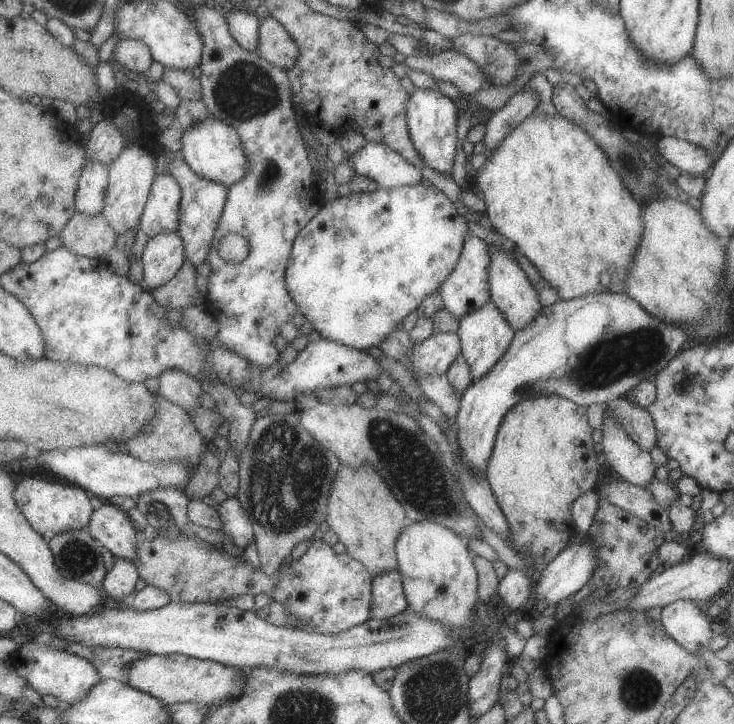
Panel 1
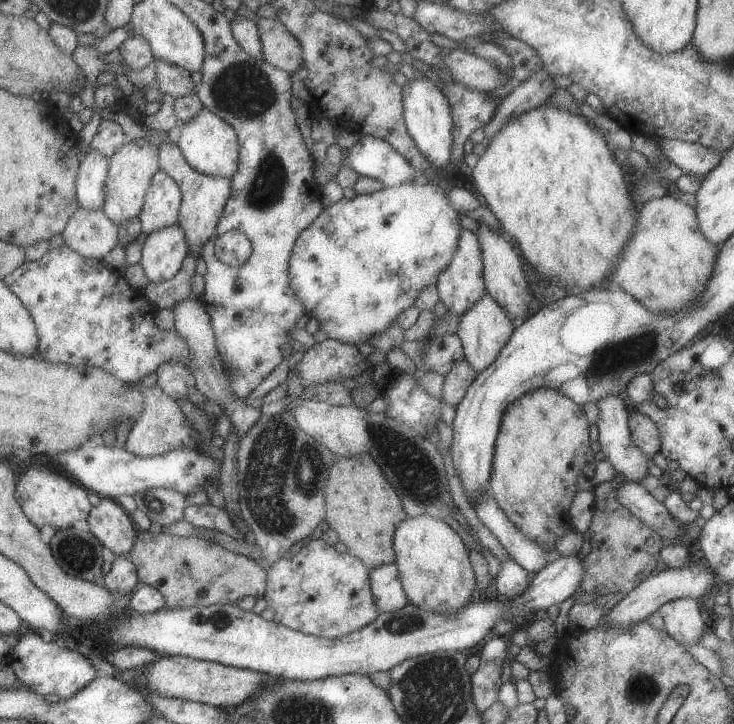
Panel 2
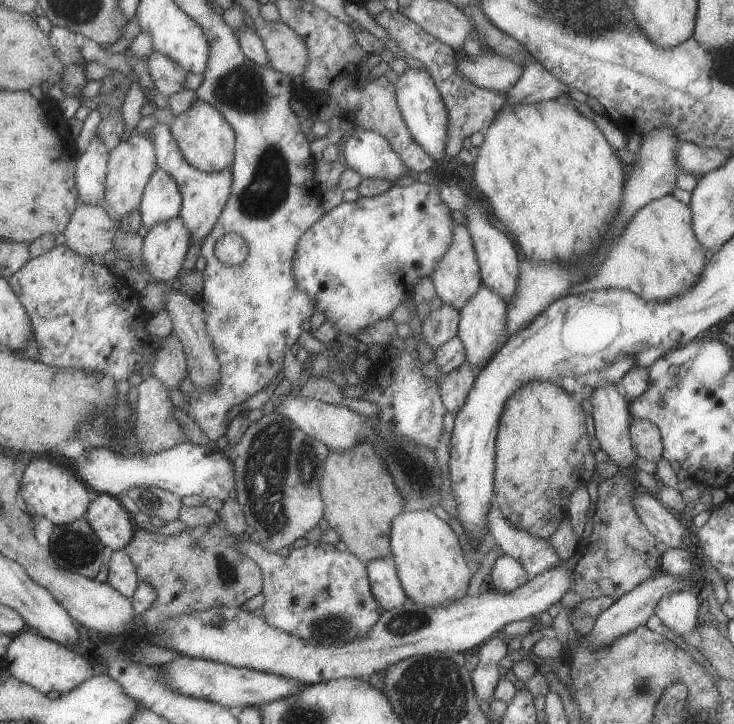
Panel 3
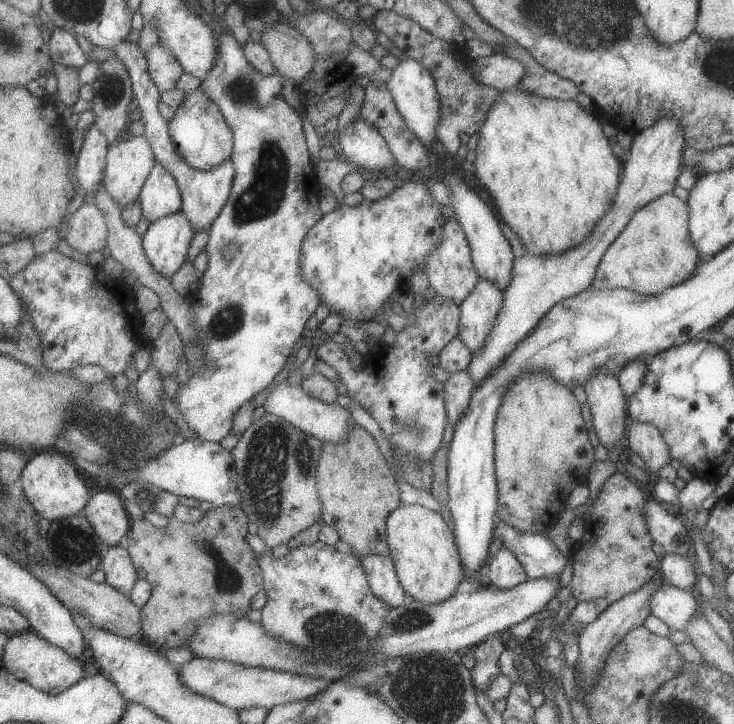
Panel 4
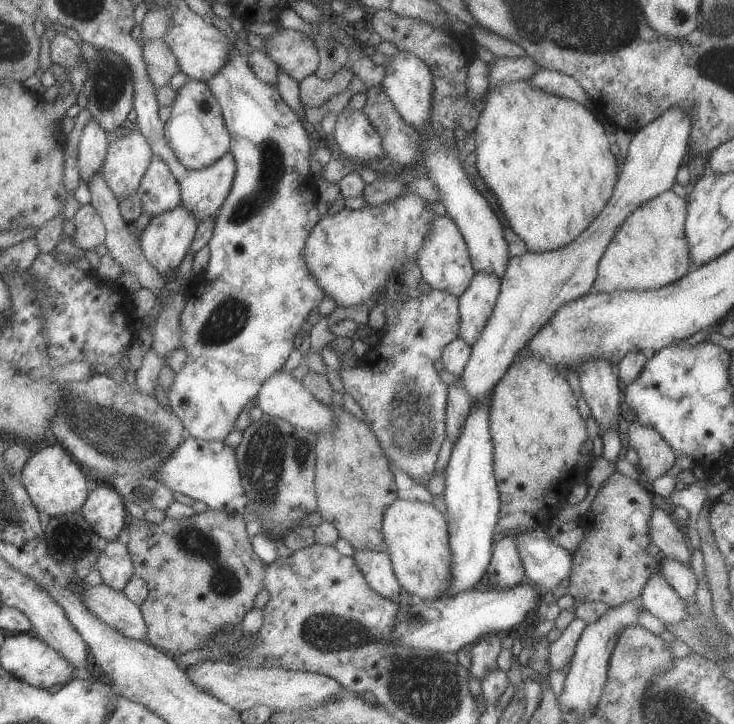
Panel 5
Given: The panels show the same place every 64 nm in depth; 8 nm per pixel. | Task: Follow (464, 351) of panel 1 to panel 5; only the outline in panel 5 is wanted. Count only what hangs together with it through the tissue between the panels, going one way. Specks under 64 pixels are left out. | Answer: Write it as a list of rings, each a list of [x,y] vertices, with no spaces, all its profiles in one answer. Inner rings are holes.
[[[475,272],[465,292],[457,298],[459,302],[459,338],[465,344],[473,344],[473,340],[481,334],[485,320],[491,316],[493,304],[497,300],[501,288],[501,280],[489,272]]]

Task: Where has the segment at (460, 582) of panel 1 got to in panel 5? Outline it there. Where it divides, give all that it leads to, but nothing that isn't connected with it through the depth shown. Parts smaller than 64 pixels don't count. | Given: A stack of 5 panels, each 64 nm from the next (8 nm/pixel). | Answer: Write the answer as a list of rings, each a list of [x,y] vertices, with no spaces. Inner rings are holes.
[[[393,500],[385,506],[381,516],[381,534],[387,546],[387,556],[399,586],[421,600],[439,600],[451,586],[449,582],[449,544],[447,524],[443,514],[433,506],[419,500]]]

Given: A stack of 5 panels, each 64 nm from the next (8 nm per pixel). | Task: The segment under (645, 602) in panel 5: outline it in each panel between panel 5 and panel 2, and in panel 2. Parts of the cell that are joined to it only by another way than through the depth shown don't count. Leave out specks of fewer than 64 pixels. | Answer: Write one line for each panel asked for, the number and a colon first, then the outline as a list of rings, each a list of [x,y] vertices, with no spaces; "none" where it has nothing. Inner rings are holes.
2: [[[675,598],[675,600],[669,600],[669,602],[665,602],[665,604],[659,606],[657,614],[663,620],[663,630],[677,644],[681,644],[681,646],[697,646],[701,634],[707,634],[711,630],[711,622],[703,622],[699,606],[701,606],[701,602],[695,600],[695,598]]]
3: [[[679,592],[671,594],[663,600],[659,600],[655,608],[655,616],[677,636],[687,636],[693,632],[697,624],[697,608],[701,606],[701,596],[695,596],[691,592]]]
4: [[[659,584],[649,596],[649,612],[671,632],[683,632],[693,614],[697,614],[697,600],[693,592],[677,590],[669,584]]]

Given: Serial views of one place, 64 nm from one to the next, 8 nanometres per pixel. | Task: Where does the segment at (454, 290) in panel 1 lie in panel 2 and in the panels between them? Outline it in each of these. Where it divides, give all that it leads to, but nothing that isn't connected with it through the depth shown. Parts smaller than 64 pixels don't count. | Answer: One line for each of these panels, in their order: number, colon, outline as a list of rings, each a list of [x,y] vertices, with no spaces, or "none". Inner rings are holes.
2: [[[459,228],[459,236],[457,236],[457,246],[455,252],[451,256],[451,262],[435,276],[435,286],[441,298],[441,304],[445,306],[445,310],[449,310],[455,316],[461,316],[467,308],[471,308],[479,296],[485,294],[485,284],[483,284],[483,262],[481,262],[481,252],[479,252],[479,244],[473,232]]]

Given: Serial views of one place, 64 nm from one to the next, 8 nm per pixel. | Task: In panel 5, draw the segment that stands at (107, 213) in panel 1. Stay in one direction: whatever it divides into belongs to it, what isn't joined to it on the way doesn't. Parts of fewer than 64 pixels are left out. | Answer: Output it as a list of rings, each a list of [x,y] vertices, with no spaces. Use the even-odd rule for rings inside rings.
[[[131,130],[123,138],[107,144],[105,160],[101,164],[101,176],[115,200],[137,192],[137,186],[151,160],[151,150],[139,130]]]

